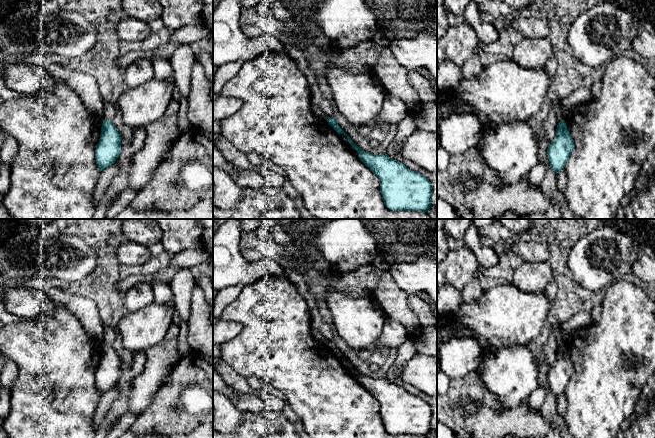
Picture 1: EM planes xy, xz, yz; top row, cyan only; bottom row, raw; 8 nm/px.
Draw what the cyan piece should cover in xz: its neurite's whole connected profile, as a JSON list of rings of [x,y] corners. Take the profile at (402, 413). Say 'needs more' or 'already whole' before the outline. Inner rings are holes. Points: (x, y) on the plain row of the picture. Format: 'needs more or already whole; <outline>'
already whole; [[[328,341],[327,346],[338,358],[347,360],[359,383],[379,402],[380,416],[387,432],[392,435],[420,436],[430,432],[432,410],[428,402],[408,393],[386,377],[375,379],[360,373],[338,349],[336,342]]]

